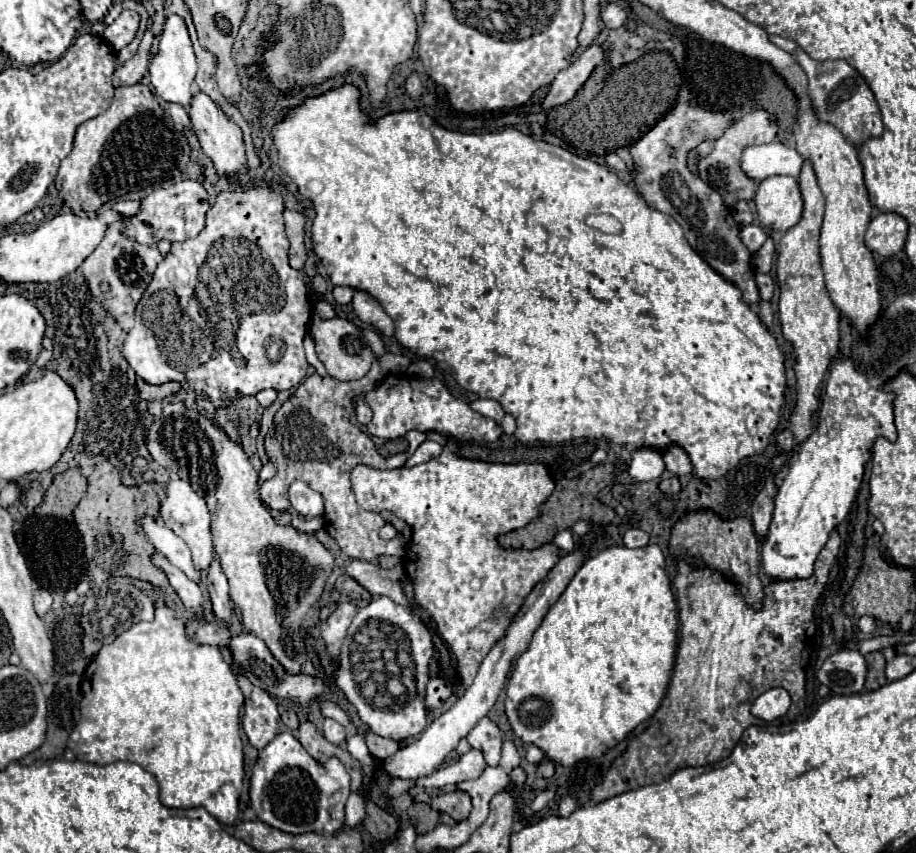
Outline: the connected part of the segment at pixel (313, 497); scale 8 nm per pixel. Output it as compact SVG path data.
M296 480L290 486L290 502L292 502L292 508L306 518L316 518L324 514L322 496L300 480Z

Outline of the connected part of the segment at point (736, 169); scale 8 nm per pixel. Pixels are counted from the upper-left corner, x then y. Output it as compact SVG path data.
M754 110L750 114L744 114L738 122L734 122L730 128L726 128L726 132L722 134L722 138L718 138L714 142L714 150L710 156L702 158L698 164L700 170L700 178L710 184L724 200L724 204L728 208L732 208L736 202L740 200L754 200L758 182L754 178L748 178L744 174L744 170L740 168L740 156L744 152L744 148L748 146L758 146L758 144L768 144L772 140L776 140L778 134L778 124L776 124L776 116L768 114L766 110Z

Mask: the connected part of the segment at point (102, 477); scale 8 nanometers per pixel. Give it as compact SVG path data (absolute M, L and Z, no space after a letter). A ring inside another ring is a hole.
M104 460L94 466L92 474L88 476L88 490L74 510L74 522L84 538L86 560L90 564L102 568L110 576L130 576L136 580L146 580L158 588L164 588L166 592L172 592L166 574L152 564L152 554L156 552L156 548L148 542L140 526L140 520L144 516L160 516L160 505L165 499L164 488L157 483L152 484L142 482L134 488L128 488L120 482L118 470Z

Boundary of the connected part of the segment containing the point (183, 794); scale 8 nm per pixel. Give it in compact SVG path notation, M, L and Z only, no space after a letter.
M156 606L156 614L152 622L136 622L132 624L126 632L116 636L112 644L106 644L100 648L100 652L90 660L84 676L82 676L82 702L80 702L80 720L74 726L68 748L74 750L76 758L82 762L92 762L92 764L110 764L118 760L134 762L142 766L146 772L150 772L158 784L160 784L160 802L168 808L196 808L202 806L206 808L214 818L218 818L222 824L234 824L238 818L238 796L242 790L242 780L244 780L244 758L242 758L242 738L240 738L240 706L244 704L244 696L238 688L236 676L230 668L230 664L224 660L220 650L216 646L204 646L196 644L192 638L186 634L186 624L184 620L172 610L170 606Z

